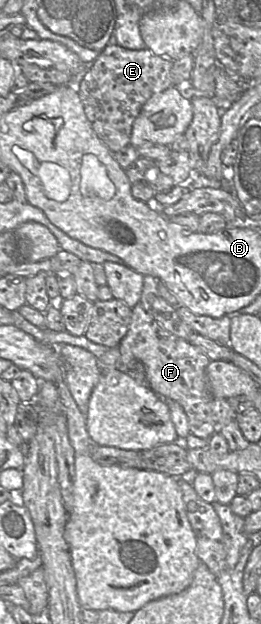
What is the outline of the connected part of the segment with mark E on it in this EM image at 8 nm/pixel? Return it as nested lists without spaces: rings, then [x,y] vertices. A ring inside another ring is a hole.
[[[107,45],[98,58],[87,66],[85,74],[74,84],[94,132],[112,153],[130,145],[132,126],[142,106],[153,95],[174,86],[170,76],[172,66],[173,61],[157,56],[149,49],[129,50],[119,45]]]

